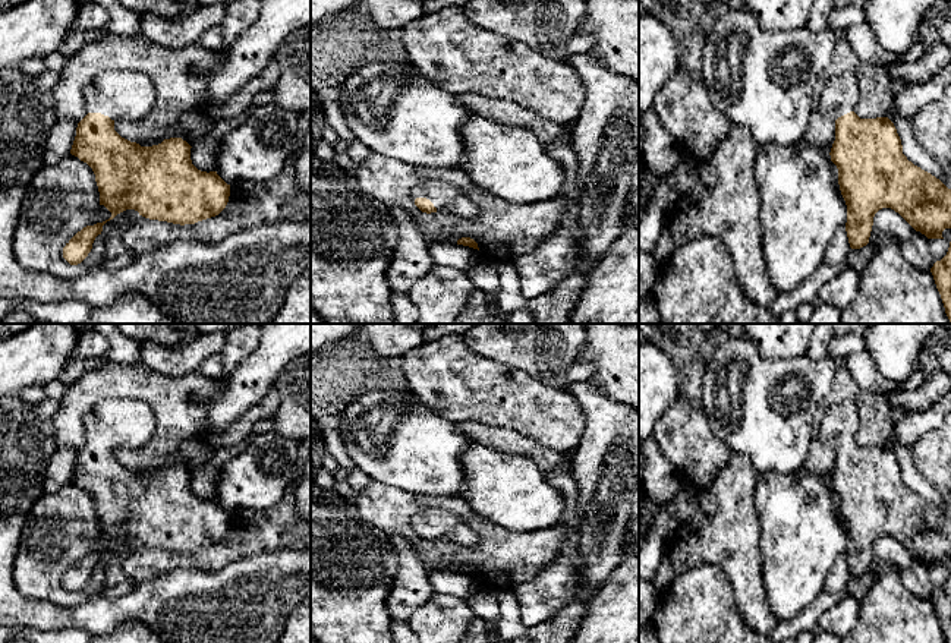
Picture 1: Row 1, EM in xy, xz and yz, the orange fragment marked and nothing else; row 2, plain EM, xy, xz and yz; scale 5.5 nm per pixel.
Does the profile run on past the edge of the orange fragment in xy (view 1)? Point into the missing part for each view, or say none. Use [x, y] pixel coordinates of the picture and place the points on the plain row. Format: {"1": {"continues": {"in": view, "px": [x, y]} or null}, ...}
{"1": {"continues": {"in": "xy", "px": [119, 422]}}}

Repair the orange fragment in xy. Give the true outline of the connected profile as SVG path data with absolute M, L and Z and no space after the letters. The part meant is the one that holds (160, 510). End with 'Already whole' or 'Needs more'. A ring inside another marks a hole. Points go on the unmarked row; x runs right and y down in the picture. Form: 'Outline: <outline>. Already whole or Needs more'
Outline: M107 398L97 403L94 409L85 415L84 423L88 442L78 451L70 482L92 497L100 520L100 533L104 533L111 540L111 545L103 551L84 555L66 571L63 586L70 593L81 592L91 580L95 565L101 562L103 554L126 538L135 538L139 543L149 548L185 554L215 545L226 536L230 524L230 513L227 513L217 499L207 501L198 498L192 492L192 475L186 469L182 466L170 466L158 473L141 475L136 470L122 466L114 458L114 450L117 447L136 450L144 447L152 436L157 428L157 419L148 403L129 398Z. Needs more

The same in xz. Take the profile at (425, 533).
Outline: M440 508L419 510L412 524L415 533L426 542L450 539L463 546L475 546L479 540L475 530L460 517Z. Needs more

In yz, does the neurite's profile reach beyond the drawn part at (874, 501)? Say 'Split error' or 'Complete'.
Split error

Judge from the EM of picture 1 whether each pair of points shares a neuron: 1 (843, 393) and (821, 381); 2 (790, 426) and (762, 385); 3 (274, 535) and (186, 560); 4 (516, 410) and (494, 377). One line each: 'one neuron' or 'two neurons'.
1: two neurons
2: one neuron
3: one neuron
4: one neuron

